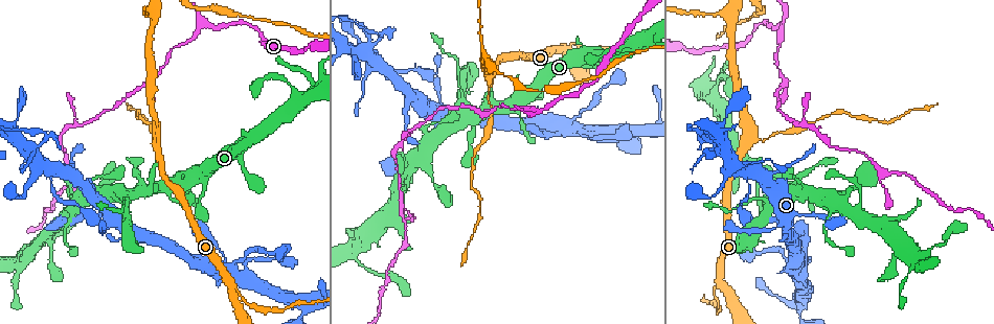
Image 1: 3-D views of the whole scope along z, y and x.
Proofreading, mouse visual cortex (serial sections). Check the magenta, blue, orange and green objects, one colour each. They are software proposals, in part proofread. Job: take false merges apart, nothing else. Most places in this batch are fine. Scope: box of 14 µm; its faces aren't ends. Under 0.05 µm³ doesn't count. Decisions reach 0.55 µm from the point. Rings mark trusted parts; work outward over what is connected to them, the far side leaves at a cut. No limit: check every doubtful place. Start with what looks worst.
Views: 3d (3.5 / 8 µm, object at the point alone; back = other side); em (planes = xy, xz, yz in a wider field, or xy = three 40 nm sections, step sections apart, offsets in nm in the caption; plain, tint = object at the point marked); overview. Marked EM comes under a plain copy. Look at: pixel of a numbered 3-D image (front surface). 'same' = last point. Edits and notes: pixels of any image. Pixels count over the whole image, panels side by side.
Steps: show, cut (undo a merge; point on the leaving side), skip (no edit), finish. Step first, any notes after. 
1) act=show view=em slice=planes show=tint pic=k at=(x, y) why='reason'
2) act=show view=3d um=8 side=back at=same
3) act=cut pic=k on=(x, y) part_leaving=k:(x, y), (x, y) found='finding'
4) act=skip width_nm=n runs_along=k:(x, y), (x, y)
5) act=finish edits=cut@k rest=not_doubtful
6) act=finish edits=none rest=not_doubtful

act=show view=3d um=3.5 side=back pic=1 at=(782, 22) why='three-way junction'

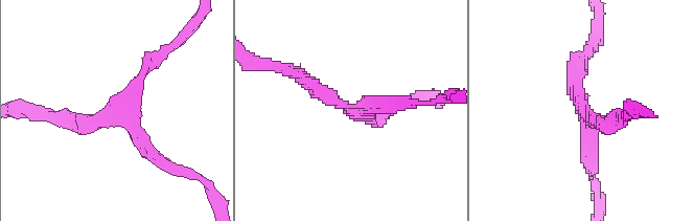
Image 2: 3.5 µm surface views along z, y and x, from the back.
act=show view=em slice=xy step=2 show=tint pic=2 at=(581, 112) arms=3 arm_widths_nm=150,200,200

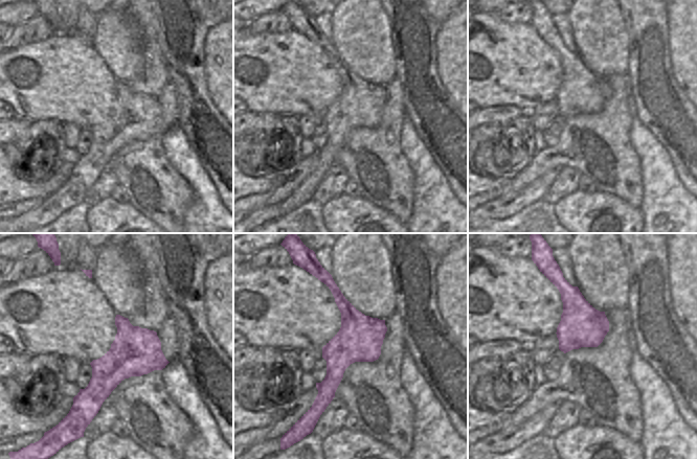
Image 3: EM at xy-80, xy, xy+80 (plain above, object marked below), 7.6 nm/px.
act=skip runs_along=3:(330, 284), (347, 310), (347, 345), (318, 411) found='one cell here'

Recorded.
act=show view=3d um=8 pic=1 at=(493, 81) why='three-way junction'

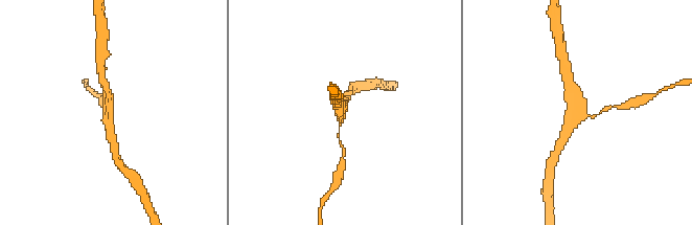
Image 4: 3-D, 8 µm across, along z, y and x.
act=show view=em slice=xy step=5 show=tint pic=4 at=(107, 115)

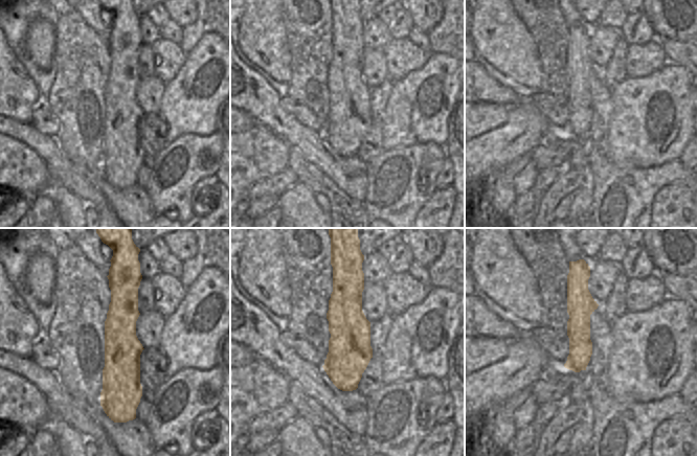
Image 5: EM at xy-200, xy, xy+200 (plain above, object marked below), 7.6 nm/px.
act=skip width_nm=340 runs_along=5:(113, 280), (113, 410) found='all the same cell'

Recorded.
act=show view=3d um=3.5 side=back pic=1 at=(399, 210) why='branch point'

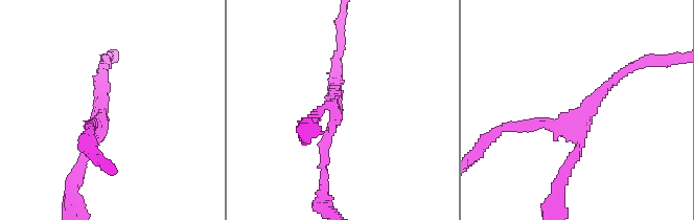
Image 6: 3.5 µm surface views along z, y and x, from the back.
act=show view=em slice=planes show=tint pic=6 at=(579, 114) why='shape alone is not enough'

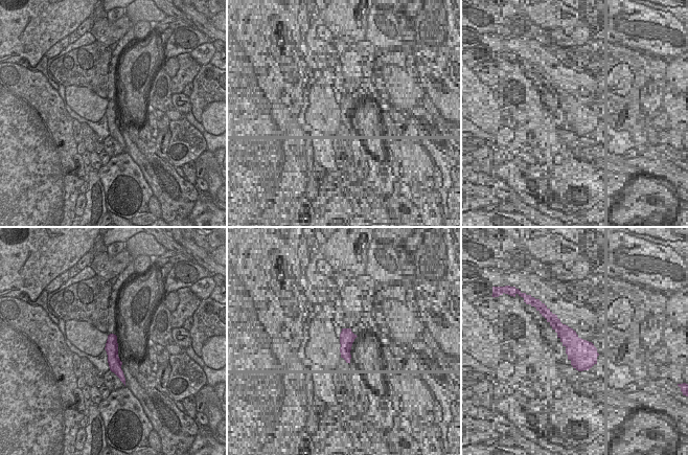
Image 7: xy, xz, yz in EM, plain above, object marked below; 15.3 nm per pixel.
act=show view=em slice=xy step=2 show=tint at=same why='another direction'

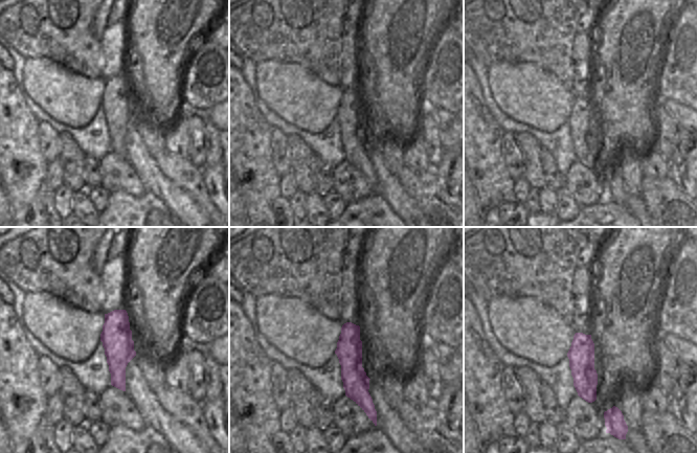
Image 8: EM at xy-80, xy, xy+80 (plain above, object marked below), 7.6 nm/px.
act=skip runs_along=8:(349, 324), (352, 372), (371, 409) found='all the same cell'

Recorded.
act=finish edits=none rest=not_doubtful

